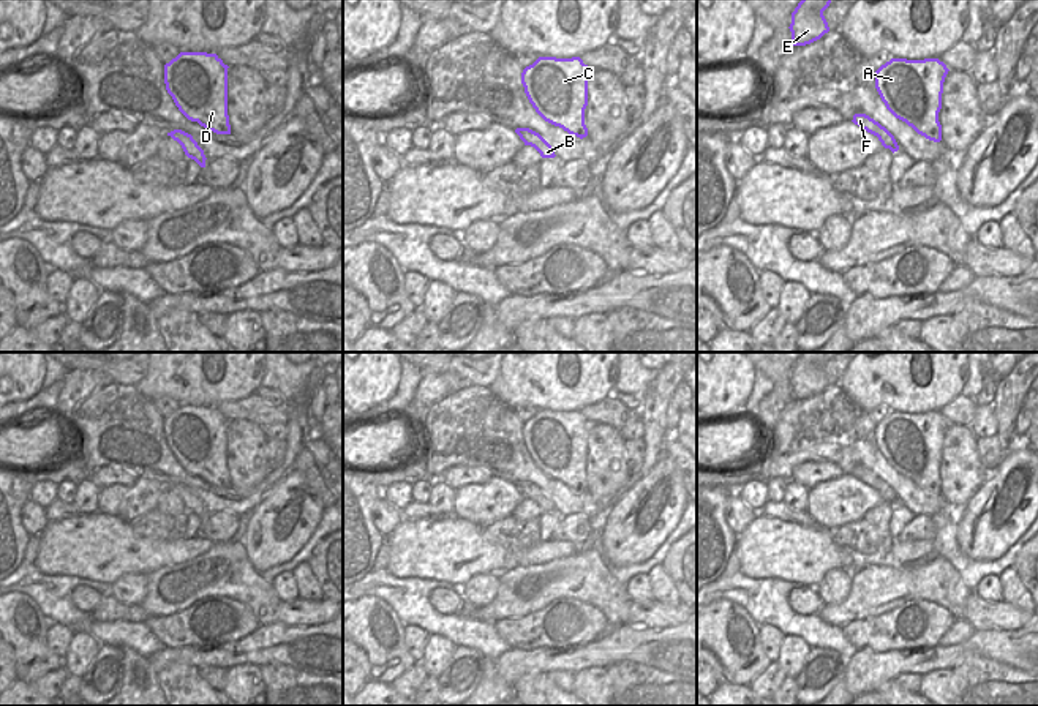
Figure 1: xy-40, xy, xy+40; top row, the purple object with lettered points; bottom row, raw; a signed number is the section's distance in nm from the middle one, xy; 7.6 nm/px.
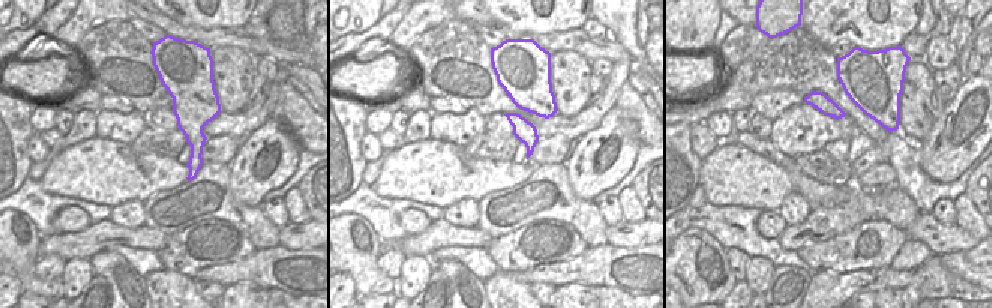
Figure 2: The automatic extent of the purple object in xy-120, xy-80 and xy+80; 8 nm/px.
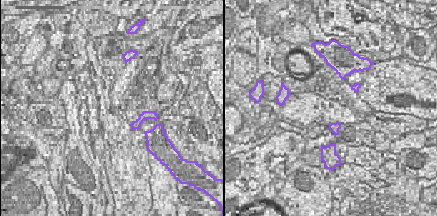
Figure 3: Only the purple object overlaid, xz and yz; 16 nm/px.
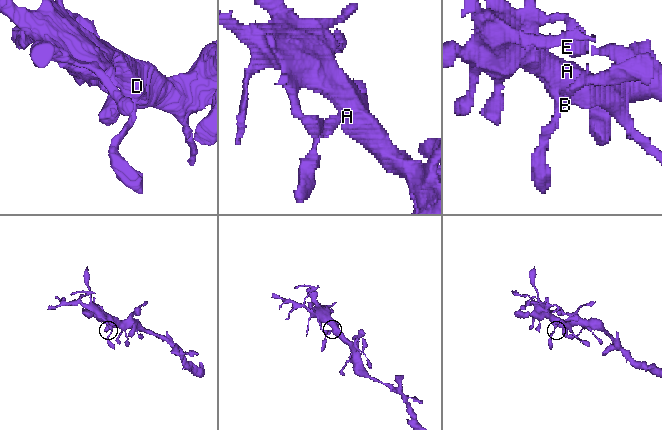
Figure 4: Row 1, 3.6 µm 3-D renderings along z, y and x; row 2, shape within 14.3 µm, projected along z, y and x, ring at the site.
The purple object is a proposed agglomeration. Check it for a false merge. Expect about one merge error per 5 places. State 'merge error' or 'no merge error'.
no merge error

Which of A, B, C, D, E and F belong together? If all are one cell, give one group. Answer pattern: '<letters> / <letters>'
A B C D E F

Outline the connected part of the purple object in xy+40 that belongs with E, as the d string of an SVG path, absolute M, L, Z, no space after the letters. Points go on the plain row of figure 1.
M803 352L792 366L792 396L793 400L806 400L820 393L829 385L823 365L833 352Z

